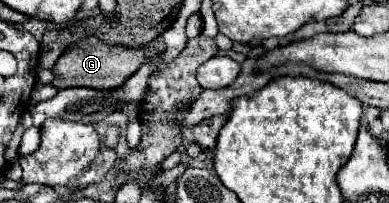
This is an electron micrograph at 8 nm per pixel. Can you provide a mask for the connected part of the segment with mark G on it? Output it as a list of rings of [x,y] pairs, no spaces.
[[[86,36],[82,38],[78,44],[72,44],[64,50],[64,54],[56,60],[52,74],[52,86],[56,88],[72,88],[72,86],[88,86],[88,88],[118,88],[120,84],[124,84],[124,80],[128,76],[132,76],[132,72],[136,72],[136,68],[140,68],[140,64],[148,58],[154,58],[160,50],[164,50],[164,42],[158,36],[156,40],[148,42],[146,46],[140,48],[124,48],[124,46],[110,46],[94,36]]]

